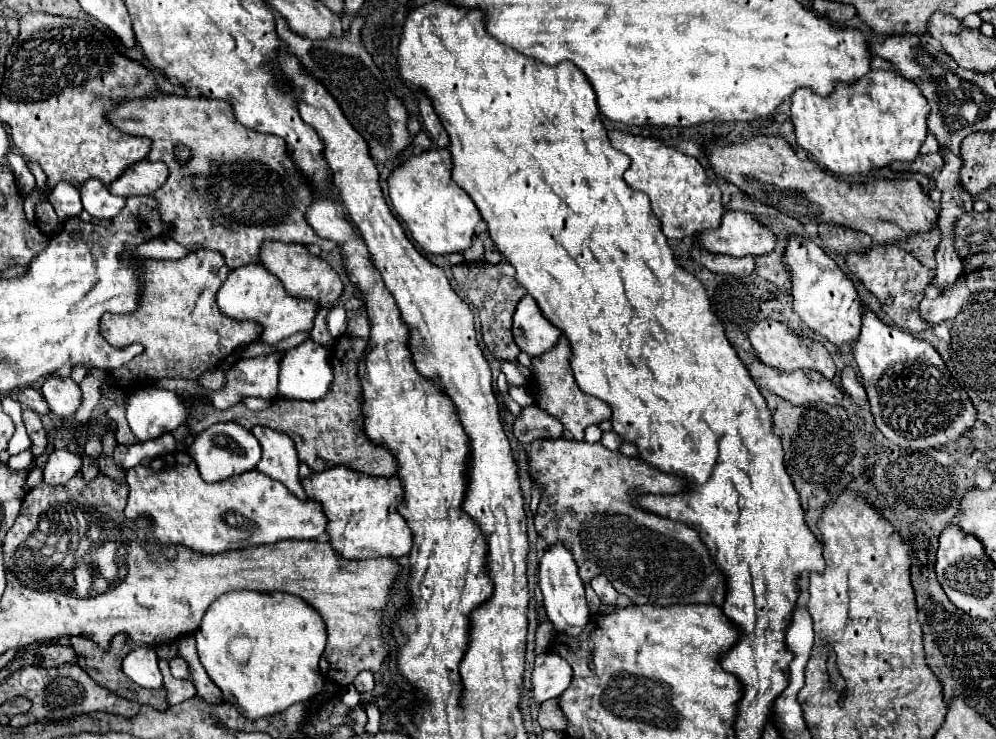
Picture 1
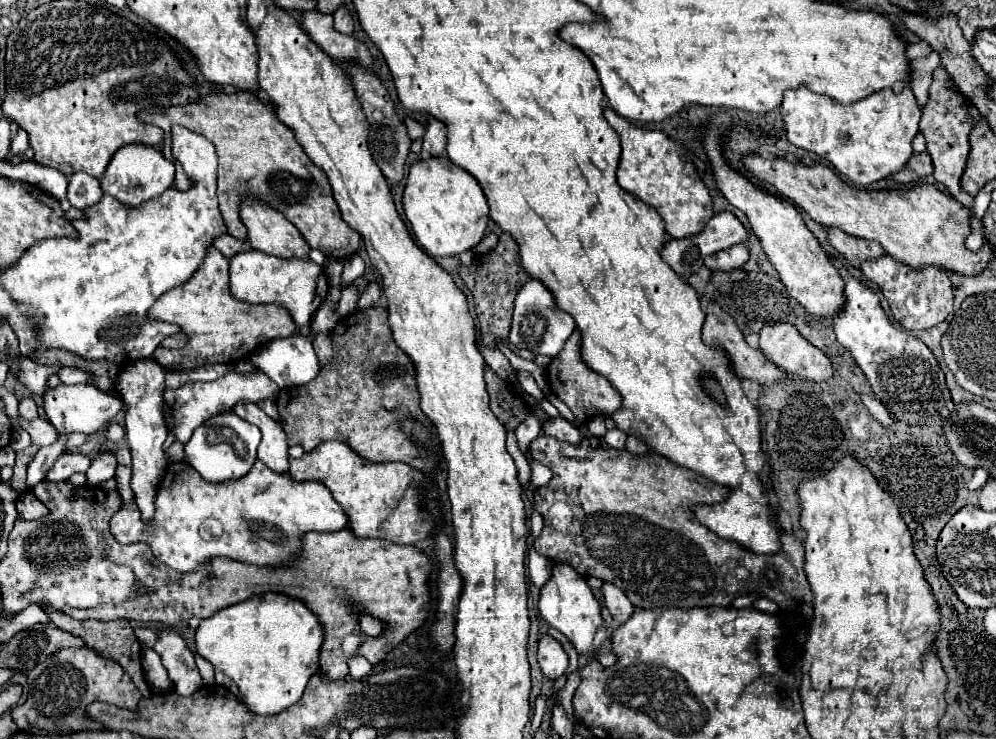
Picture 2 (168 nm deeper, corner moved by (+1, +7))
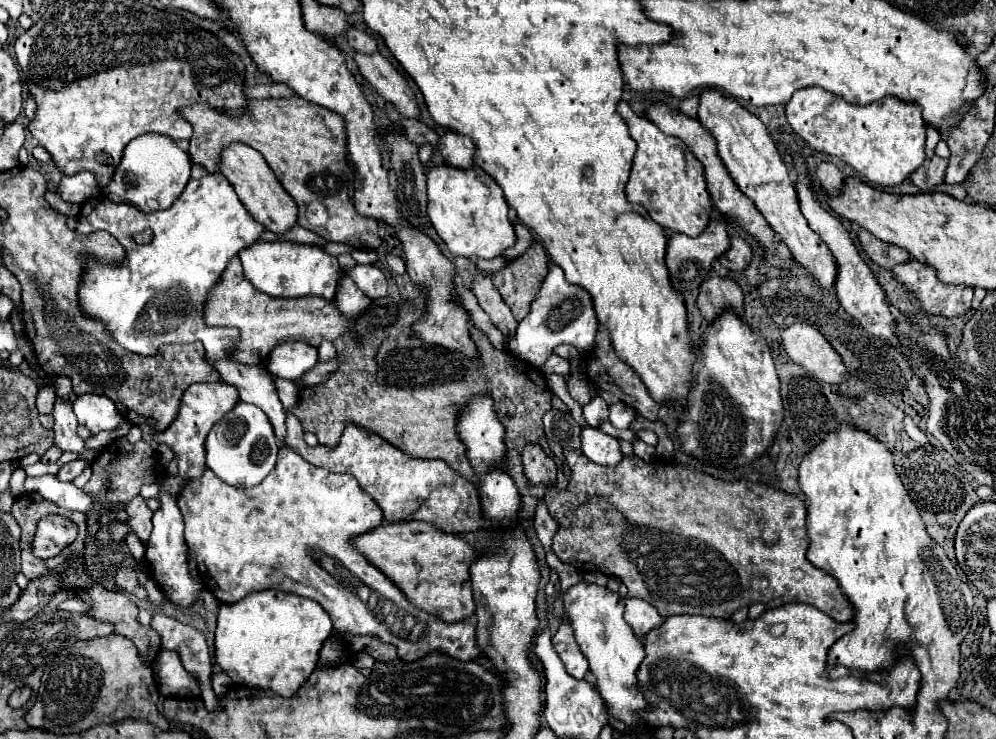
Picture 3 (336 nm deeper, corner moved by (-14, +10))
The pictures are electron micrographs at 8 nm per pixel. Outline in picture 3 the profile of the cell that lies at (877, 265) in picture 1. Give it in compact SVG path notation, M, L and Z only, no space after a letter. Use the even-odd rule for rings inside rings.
M910 259L908 263L896 265L892 273L908 291L920 299L922 307L930 315L962 317L972 309L972 287L944 285L930 265Z

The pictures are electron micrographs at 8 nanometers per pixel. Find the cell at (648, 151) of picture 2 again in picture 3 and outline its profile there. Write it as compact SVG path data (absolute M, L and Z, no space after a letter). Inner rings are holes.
M620 101L616 111L620 113L620 117L624 117L630 137L638 145L632 173L626 183L628 201L642 205L648 215L664 229L672 229L688 237L700 235L706 229L712 213L712 201L706 189L702 163L690 153L690 149L680 139L662 133L652 121L638 117L628 103Z

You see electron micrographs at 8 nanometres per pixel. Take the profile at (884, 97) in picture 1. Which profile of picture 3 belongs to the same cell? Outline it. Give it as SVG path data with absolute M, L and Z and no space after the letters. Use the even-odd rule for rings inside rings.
M810 87L792 95L786 105L786 117L812 149L842 159L874 185L900 185L926 159L922 109L916 103L904 103L896 97L884 97L872 105L850 105L822 87Z

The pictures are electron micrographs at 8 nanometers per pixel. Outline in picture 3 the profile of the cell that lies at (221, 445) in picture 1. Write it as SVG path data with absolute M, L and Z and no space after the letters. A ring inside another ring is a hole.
M238 401L232 411L224 415L206 437L206 465L222 481L234 487L254 487L264 481L264 477L274 469L278 455L278 441L274 429L256 405Z

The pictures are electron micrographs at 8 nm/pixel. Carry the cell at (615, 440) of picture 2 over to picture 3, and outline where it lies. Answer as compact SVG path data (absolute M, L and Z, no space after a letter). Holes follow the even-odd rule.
M636 439L634 441L634 453L640 457L640 459L644 459L644 461L654 461L654 447L650 447L650 445L646 445L646 443L642 443L640 439Z

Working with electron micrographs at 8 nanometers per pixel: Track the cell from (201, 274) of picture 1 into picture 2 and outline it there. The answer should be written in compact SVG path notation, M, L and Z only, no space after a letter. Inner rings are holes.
M217 248L205 252L205 258L197 272L181 286L167 290L151 306L147 316L149 320L175 324L181 328L181 332L187 334L185 348L169 350L157 346L157 350L153 352L153 360L171 372L189 372L207 364L231 364L239 360L239 354L241 358L245 358L269 340L295 334L295 324L281 306L251 306L231 298L227 280L227 258Z

